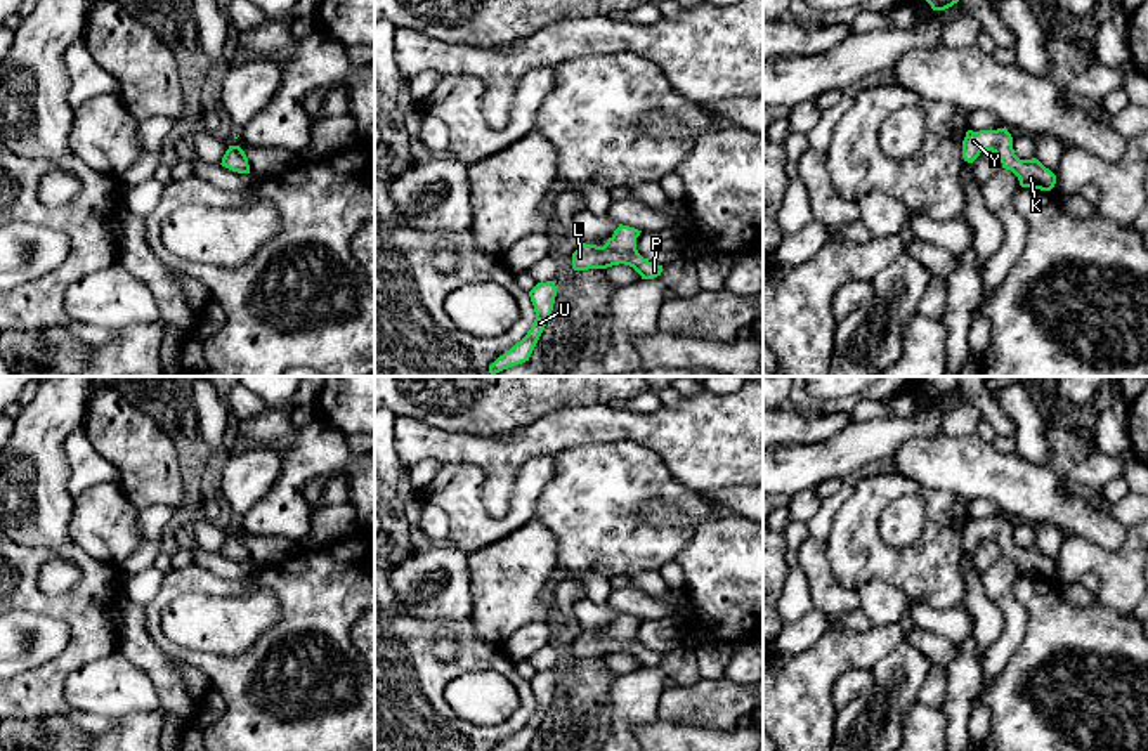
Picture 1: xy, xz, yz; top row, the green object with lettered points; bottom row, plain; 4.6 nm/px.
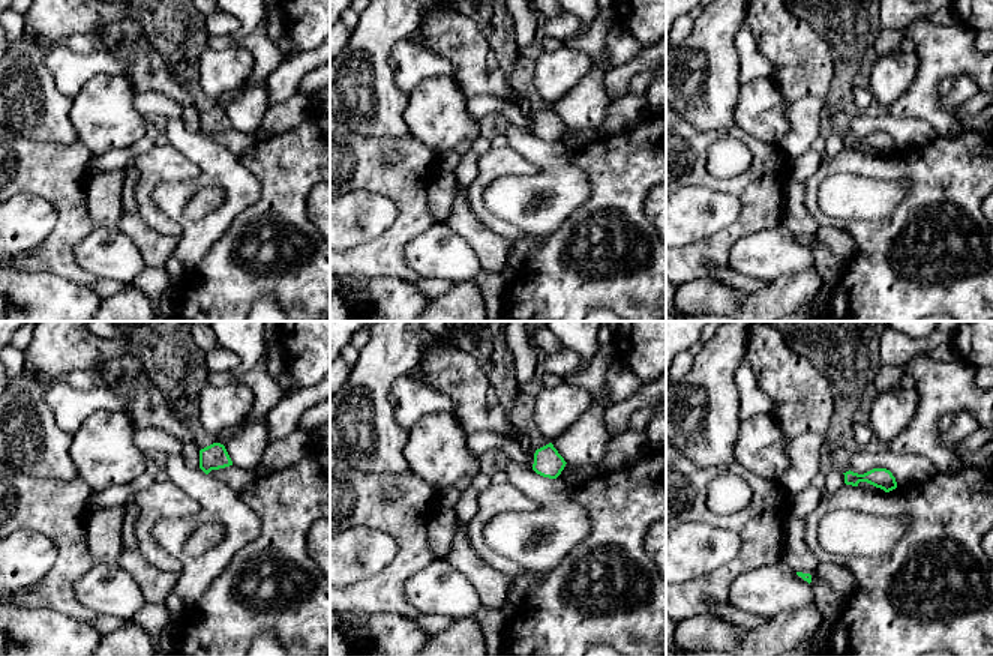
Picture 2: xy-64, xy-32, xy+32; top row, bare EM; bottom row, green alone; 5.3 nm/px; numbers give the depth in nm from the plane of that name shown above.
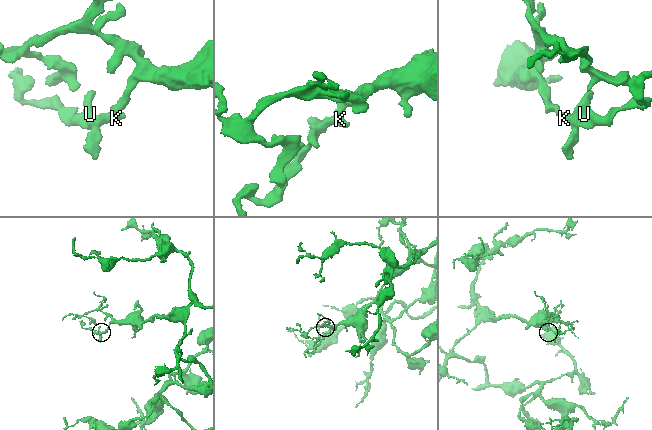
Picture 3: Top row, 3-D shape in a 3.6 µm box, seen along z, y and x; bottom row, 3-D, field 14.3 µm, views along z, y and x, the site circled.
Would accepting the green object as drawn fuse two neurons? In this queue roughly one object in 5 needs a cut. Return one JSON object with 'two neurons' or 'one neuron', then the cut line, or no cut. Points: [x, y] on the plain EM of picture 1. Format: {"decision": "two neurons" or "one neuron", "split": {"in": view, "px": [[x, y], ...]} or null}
{"decision": "one neuron", "split": null}

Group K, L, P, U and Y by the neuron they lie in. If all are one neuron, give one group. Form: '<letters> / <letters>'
K L P U Y

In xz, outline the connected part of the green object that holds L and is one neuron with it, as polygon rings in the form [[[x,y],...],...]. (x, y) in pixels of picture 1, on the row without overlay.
[[[619,612],[603,635],[586,631],[579,633],[572,642],[572,657],[607,657],[624,652],[633,656],[642,664],[642,668],[654,668],[661,664],[662,654],[649,650],[636,638],[636,626],[640,621],[642,619],[635,616]]]

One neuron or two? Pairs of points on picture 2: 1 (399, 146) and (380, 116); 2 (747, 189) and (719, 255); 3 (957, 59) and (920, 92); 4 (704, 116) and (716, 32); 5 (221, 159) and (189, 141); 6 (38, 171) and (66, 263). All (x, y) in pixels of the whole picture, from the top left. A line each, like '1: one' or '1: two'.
1: two
2: one
3: one
4: one
5: one
6: one

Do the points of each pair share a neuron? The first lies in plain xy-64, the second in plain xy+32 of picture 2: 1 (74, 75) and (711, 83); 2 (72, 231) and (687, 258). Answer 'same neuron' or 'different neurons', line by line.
1: different neurons
2: same neuron

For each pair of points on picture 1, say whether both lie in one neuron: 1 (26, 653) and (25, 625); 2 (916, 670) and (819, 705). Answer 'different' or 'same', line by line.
1: same
2: different

